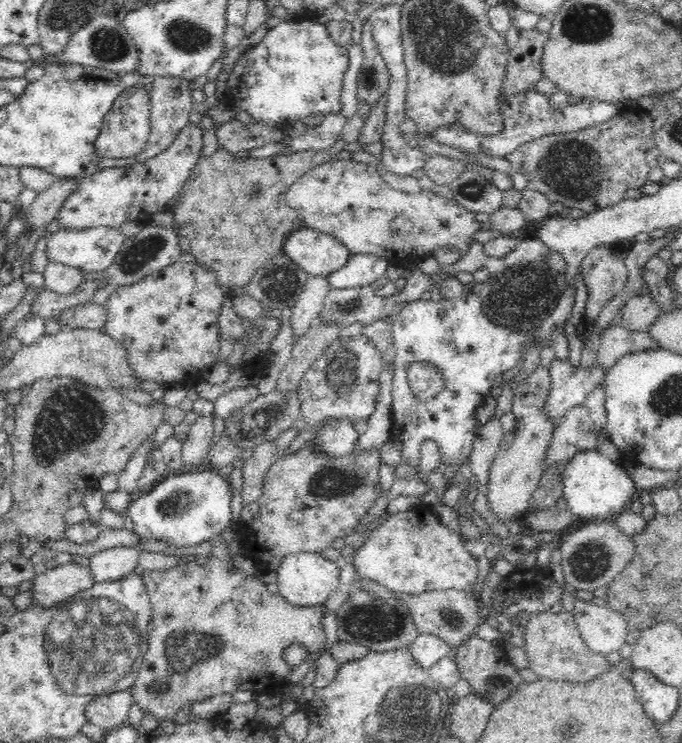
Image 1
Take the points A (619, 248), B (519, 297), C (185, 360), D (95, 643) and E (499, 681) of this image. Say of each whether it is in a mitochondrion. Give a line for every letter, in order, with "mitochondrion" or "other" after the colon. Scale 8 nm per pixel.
A: other
B: mitochondrion
C: other
D: mitochondrion
E: other

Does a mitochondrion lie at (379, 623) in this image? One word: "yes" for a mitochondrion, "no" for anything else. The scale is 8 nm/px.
yes

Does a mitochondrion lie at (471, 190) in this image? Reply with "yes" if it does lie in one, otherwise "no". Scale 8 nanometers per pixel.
yes

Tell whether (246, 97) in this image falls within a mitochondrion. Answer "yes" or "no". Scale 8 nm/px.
no

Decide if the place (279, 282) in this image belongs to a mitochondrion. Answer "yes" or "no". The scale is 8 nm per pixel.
yes

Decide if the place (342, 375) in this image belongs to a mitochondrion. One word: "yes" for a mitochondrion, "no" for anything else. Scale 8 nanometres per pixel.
yes

